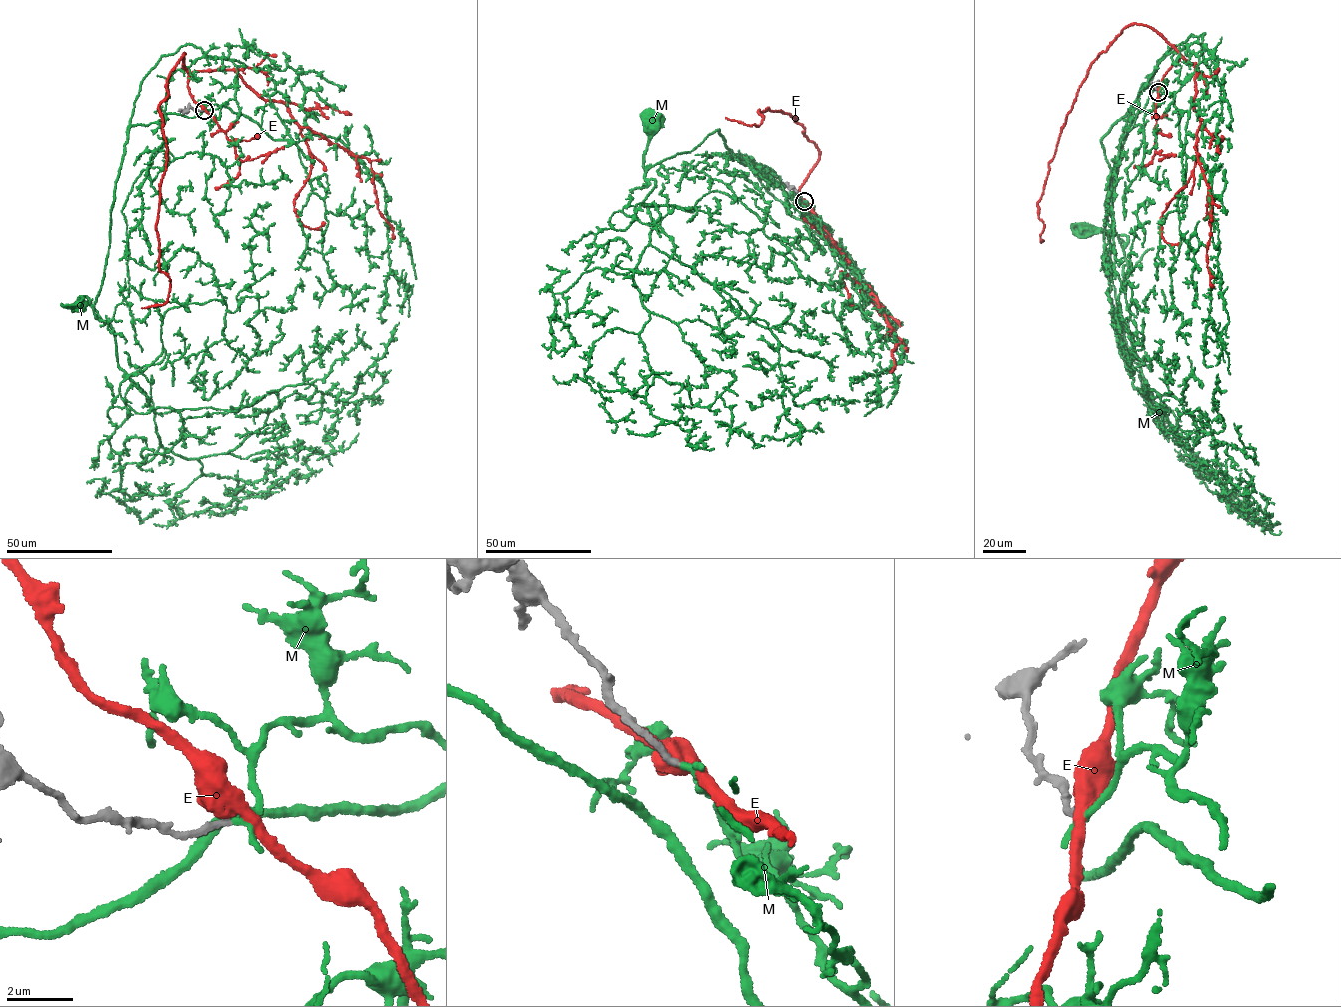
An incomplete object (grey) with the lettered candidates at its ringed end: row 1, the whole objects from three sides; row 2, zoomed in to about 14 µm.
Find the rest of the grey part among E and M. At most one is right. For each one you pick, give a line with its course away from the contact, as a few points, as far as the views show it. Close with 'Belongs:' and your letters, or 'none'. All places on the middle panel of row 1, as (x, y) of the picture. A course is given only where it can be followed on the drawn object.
M: via (804, 201), (826, 225), (828, 241), (787, 211), (718, 129), (687, 152), (644, 168), (653, 126)
Belongs: M

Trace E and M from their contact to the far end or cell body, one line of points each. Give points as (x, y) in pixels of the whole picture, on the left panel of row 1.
E: (203, 110), (184, 53), (158, 108), (166, 157), (155, 226), (170, 288), (165, 302), (141, 308)
M: (204, 110), (235, 99), (236, 67), (186, 44), (141, 81), (100, 289), (92, 306), (84, 296), (78, 306)

